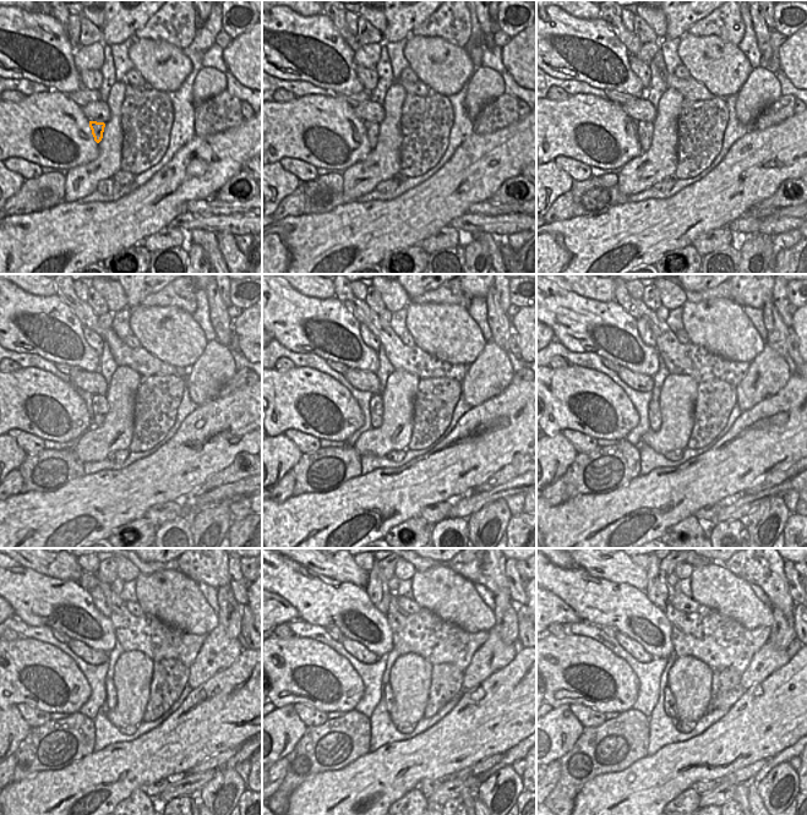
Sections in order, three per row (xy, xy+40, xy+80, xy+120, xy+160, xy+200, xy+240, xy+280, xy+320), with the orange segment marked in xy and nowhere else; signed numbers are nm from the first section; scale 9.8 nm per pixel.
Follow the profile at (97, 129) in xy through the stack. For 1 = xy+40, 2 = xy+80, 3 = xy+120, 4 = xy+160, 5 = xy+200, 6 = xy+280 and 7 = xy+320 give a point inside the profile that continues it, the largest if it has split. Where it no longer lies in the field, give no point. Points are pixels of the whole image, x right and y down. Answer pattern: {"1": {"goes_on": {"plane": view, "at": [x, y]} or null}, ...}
{"1": {"goes_on": {"plane": "xy+40", "at": [371, 129]}}, "2": {"goes_on": {"plane": "xy+80", "at": [644, 129]}}, "3": {"goes_on": {"plane": "xy+120", "at": [99, 404]}}, "4": {"goes_on": {"plane": "xy+160", "at": [375, 405]}}, "5": {"goes_on": {"plane": "xy+200", "at": [654, 416]}}, "6": {"goes_on": {"plane": "xy+280", "at": [386, 688]}}, "7": {"goes_on": {"plane": "xy+320", "at": [670, 705]}}}

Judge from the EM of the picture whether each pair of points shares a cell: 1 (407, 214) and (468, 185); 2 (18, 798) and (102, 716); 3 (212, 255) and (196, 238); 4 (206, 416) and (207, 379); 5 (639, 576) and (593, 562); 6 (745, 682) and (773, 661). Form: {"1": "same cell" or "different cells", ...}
{"1": "same cell", "2": "different cells", "3": "same cell", "4": "different cells", "5": "same cell", "6": "same cell"}

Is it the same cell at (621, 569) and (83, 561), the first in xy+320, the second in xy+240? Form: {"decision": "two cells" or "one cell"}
{"decision": "two cells"}

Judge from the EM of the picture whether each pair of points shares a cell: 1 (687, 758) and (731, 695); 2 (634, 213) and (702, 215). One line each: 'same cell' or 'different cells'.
1: different cells
2: same cell

